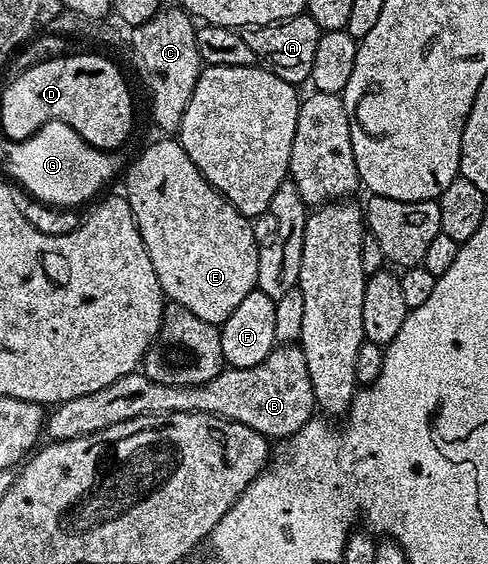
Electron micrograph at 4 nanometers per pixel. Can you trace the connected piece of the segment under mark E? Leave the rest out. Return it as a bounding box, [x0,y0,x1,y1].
[123,136,259,322]

